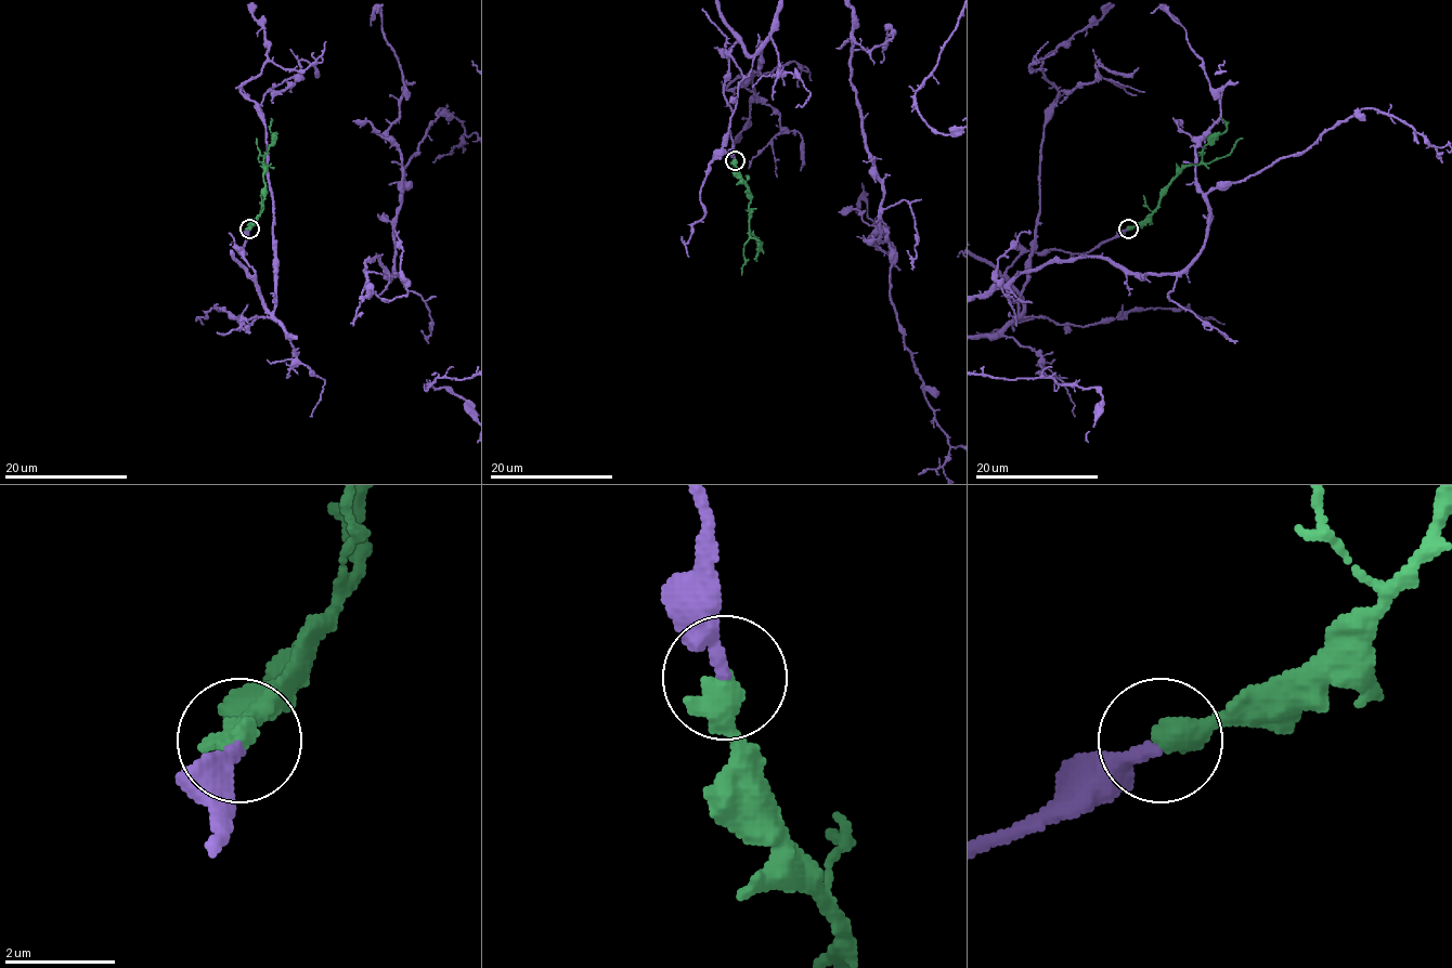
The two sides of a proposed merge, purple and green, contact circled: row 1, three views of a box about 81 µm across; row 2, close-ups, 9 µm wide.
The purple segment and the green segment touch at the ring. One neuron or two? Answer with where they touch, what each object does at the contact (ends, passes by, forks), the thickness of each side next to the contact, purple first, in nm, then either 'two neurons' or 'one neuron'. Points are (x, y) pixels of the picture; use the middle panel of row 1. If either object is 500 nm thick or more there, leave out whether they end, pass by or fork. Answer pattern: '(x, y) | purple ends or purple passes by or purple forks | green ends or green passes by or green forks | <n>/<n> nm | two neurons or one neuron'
(735, 160) | 240/500 nm | one neuron

